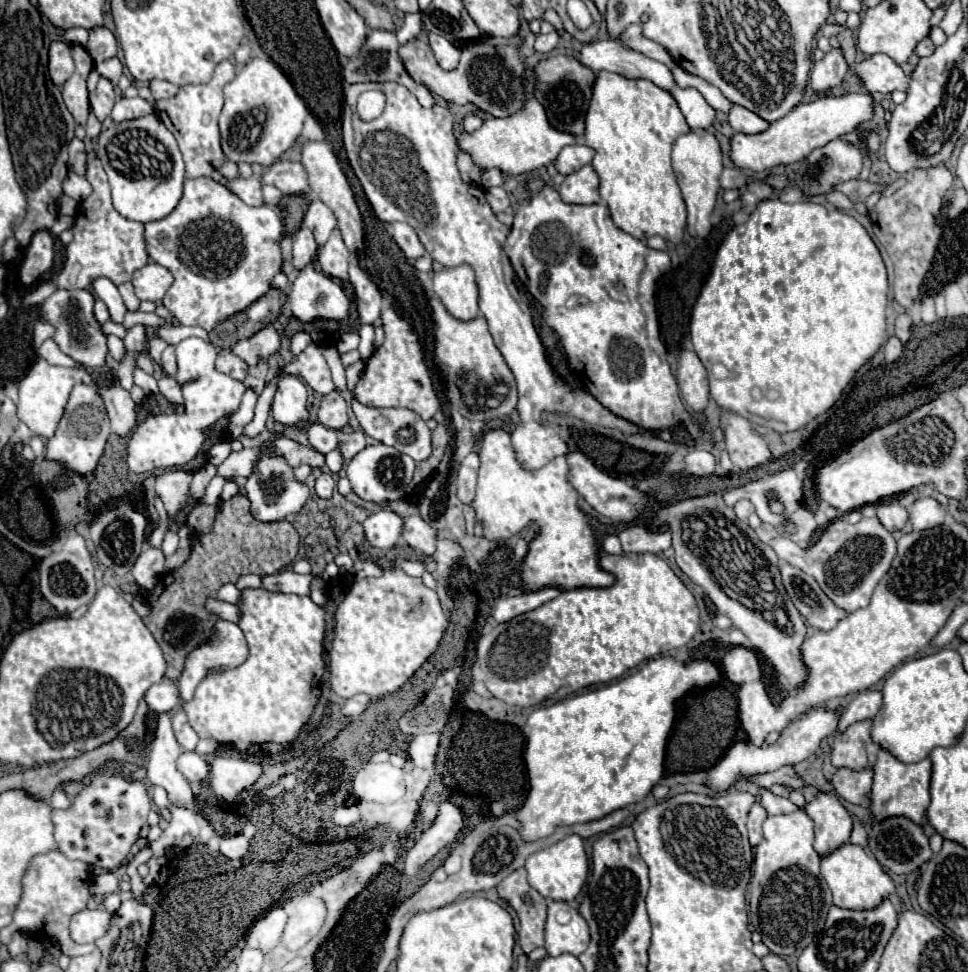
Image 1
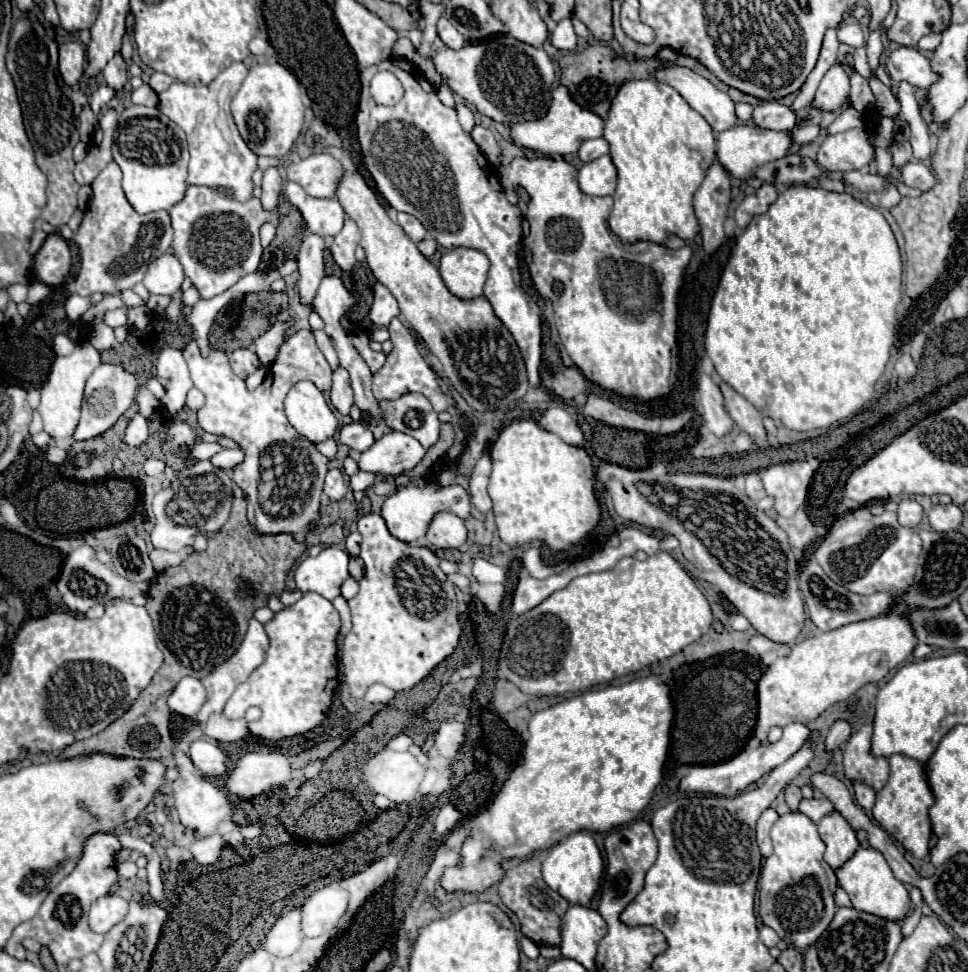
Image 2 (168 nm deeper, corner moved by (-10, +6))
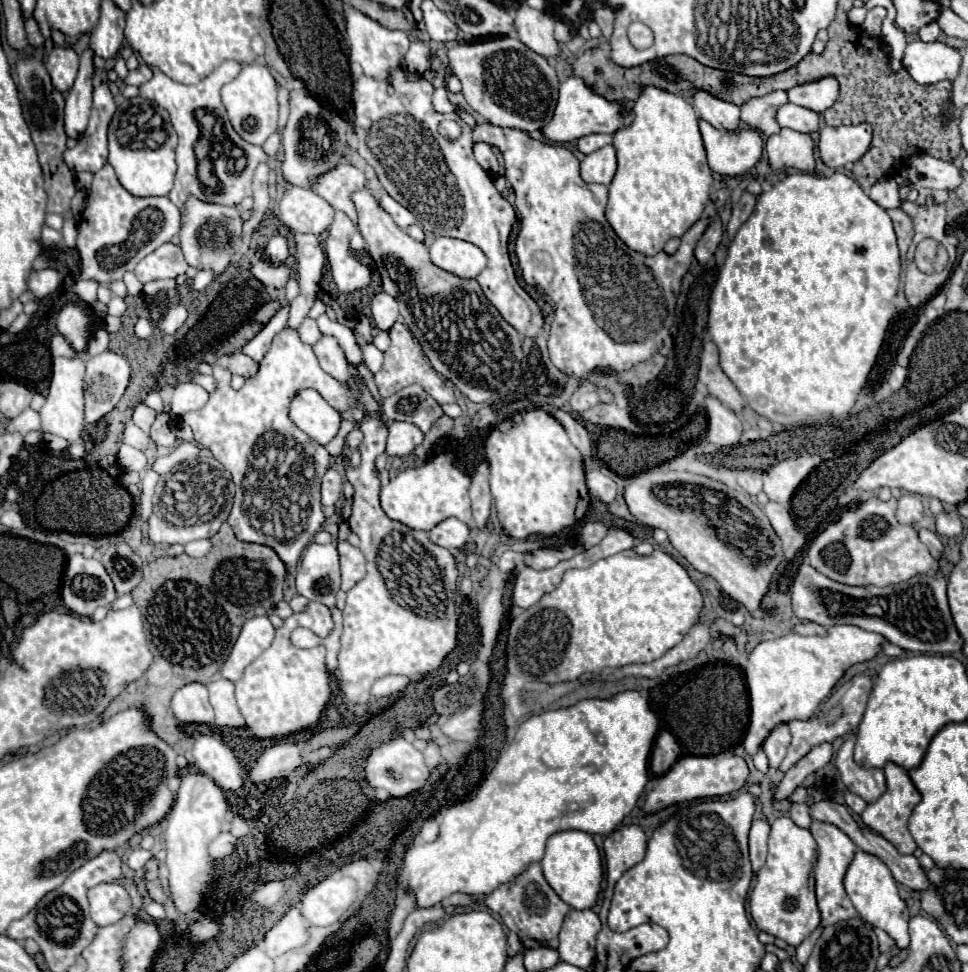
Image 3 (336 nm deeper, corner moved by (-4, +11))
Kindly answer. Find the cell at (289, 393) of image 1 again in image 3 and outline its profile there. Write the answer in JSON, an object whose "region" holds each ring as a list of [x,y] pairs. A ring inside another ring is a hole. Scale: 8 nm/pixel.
{"region":[[[302,390],[290,406],[290,418],[312,440],[326,446],[340,430],[342,416],[316,390]]]}

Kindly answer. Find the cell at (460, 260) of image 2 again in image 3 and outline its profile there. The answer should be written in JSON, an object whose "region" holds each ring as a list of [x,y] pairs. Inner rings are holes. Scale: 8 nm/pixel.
{"region":[[[446,236],[434,240],[430,246],[430,260],[460,278],[476,278],[486,268],[486,254],[478,246]]]}

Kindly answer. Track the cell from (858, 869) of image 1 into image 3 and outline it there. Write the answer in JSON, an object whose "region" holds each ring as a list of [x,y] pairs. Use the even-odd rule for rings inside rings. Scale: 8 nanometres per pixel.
{"region":[[[858,850],[848,872],[846,872],[844,886],[846,886],[846,892],[848,892],[852,904],[858,910],[862,920],[870,922],[876,928],[882,928],[896,942],[898,948],[906,948],[910,944],[908,906],[898,894],[898,886],[896,886],[896,880],[892,878],[892,872],[888,870],[888,866],[884,866],[884,862],[880,862],[880,858],[876,858],[872,854],[864,854],[862,850]]]}

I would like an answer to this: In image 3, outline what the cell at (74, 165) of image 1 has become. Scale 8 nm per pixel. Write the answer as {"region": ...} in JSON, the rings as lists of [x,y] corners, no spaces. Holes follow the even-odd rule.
{"region":[[[86,50],[80,56],[80,70],[72,90],[66,94],[64,106],[64,130],[68,138],[80,138],[88,126],[90,108],[92,108],[92,50]]]}

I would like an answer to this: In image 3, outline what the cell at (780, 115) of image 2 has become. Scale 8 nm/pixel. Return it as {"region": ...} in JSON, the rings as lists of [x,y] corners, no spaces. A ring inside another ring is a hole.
{"region":[[[784,104],[778,110],[776,120],[784,128],[792,128],[792,130],[806,132],[806,134],[812,134],[812,132],[818,132],[820,130],[820,124],[818,124],[820,114],[818,112],[812,112],[808,108],[796,106],[796,104]]]}

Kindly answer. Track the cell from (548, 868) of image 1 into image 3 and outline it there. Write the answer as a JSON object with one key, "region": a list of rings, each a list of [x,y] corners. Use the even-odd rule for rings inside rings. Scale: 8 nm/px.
{"region":[[[566,830],[550,836],[546,844],[546,854],[540,864],[548,884],[570,908],[586,910],[596,904],[602,884],[602,860],[590,834],[580,830]]]}

